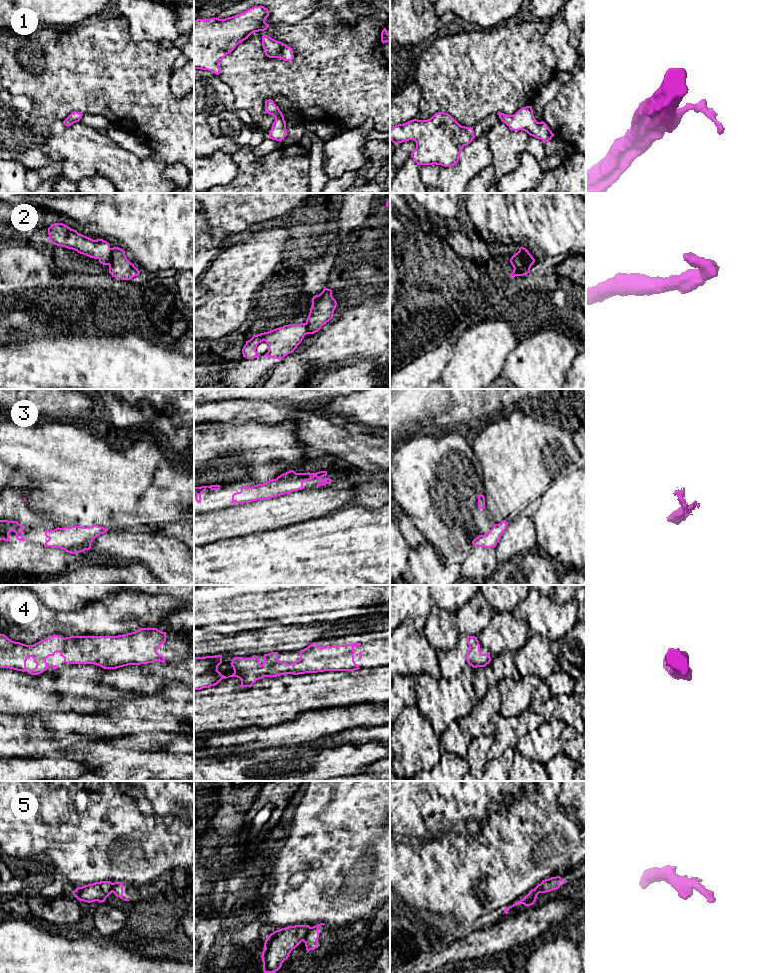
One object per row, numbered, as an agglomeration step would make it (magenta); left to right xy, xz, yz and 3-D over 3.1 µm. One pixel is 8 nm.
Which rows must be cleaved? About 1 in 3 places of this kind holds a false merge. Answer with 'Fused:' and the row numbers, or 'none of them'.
Fused: 2, 5

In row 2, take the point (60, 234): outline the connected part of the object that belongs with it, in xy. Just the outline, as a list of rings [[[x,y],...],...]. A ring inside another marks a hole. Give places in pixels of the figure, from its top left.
[[[63,223],[52,224],[48,228],[48,235],[52,244],[98,259],[103,265],[110,263],[110,244],[103,239],[93,240]]]

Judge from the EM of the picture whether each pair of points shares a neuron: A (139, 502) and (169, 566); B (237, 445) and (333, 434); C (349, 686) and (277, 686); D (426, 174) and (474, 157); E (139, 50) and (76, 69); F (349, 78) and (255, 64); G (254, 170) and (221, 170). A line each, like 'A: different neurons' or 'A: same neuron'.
A: different neurons
B: different neurons
C: same neuron
D: same neuron
E: same neuron
F: same neuron
G: different neurons

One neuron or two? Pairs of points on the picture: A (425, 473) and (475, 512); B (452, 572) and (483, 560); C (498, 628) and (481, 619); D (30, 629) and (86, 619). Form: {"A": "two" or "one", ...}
{"A": "one", "B": "two", "C": "two", "D": "one"}

